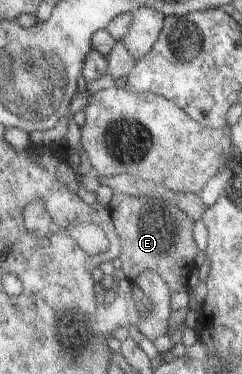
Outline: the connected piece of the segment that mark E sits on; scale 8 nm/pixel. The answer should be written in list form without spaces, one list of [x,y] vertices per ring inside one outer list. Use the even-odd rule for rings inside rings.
[[[112,193],[107,210],[120,240],[118,258],[121,261],[121,267],[119,270],[125,274],[126,279],[133,282],[136,276],[143,271],[153,271],[165,281],[171,293],[185,291],[187,277],[193,269],[198,267],[198,260],[200,259],[200,252],[191,237],[194,222],[173,203],[153,197]]]

